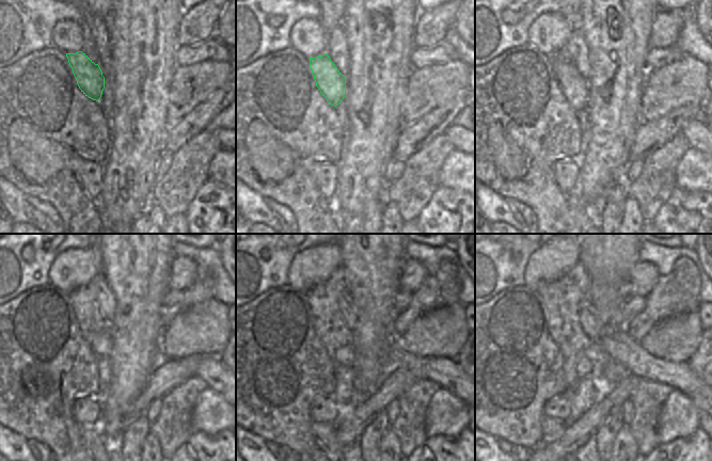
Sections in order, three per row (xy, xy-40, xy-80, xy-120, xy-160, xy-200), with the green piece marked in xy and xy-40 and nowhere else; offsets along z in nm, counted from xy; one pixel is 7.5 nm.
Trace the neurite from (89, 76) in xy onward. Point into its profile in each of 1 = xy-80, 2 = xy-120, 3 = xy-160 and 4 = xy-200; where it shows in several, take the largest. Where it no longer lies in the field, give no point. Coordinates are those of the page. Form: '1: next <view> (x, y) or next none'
1: next xy-80 (573, 86)
2: next xy-120 (101, 343)
3: next xy-160 (345, 355)
4: next xy-200 (584, 366)

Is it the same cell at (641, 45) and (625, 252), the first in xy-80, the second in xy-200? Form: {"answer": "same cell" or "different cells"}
{"answer": "same cell"}

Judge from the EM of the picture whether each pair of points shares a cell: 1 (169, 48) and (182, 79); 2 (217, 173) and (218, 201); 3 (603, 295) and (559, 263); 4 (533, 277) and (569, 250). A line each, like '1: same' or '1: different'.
1: different
2: different
3: different
4: same

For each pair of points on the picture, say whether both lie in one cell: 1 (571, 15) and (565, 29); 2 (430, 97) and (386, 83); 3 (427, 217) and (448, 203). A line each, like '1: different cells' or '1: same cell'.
1: different cells
2: different cells
3: same cell

